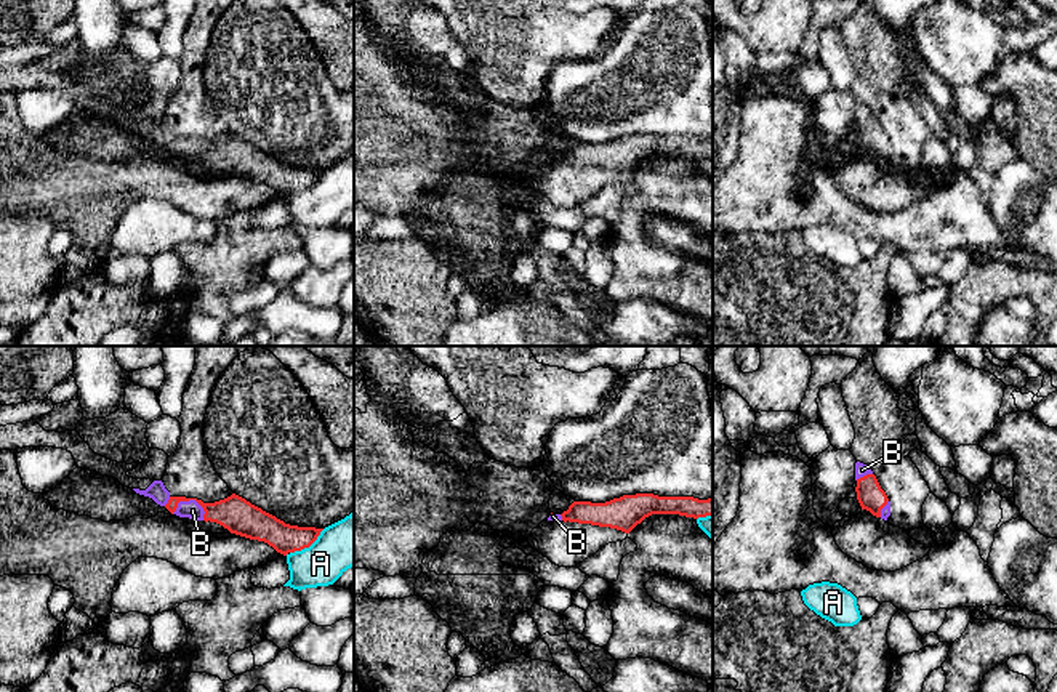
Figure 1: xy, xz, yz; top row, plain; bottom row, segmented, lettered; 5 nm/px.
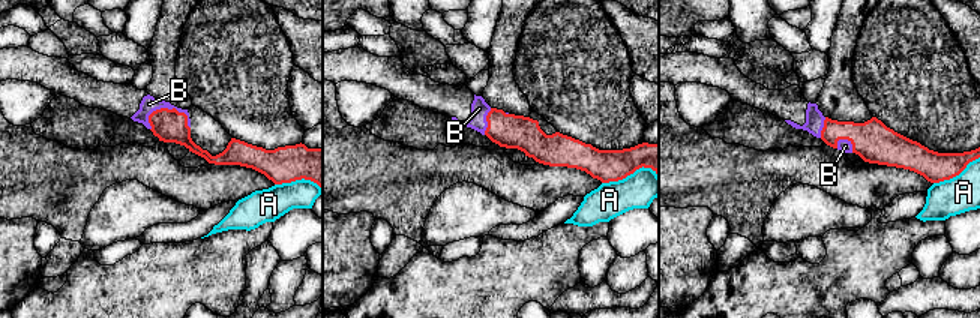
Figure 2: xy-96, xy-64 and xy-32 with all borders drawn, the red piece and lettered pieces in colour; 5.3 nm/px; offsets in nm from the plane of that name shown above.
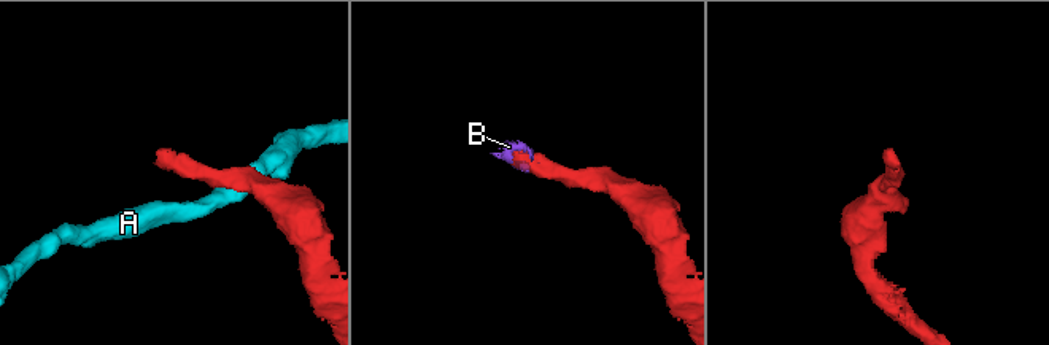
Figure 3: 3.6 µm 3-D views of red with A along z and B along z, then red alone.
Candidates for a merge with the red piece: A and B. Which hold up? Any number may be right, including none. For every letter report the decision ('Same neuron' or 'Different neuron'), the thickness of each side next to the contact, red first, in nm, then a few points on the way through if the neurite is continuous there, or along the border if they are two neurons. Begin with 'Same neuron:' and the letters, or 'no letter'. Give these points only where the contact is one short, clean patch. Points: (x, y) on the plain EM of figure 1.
Same neuron: B
A: Different neuron. Thickness 150 nm (red) against 260 nm. Boundary: xy (324, 170), (308, 188), (290, 194)
B: Same neuron. Thickness 180 nm (red) against 90 nm. Path across: xy (234, 154), (205, 152), (186, 141), (192, 151)

